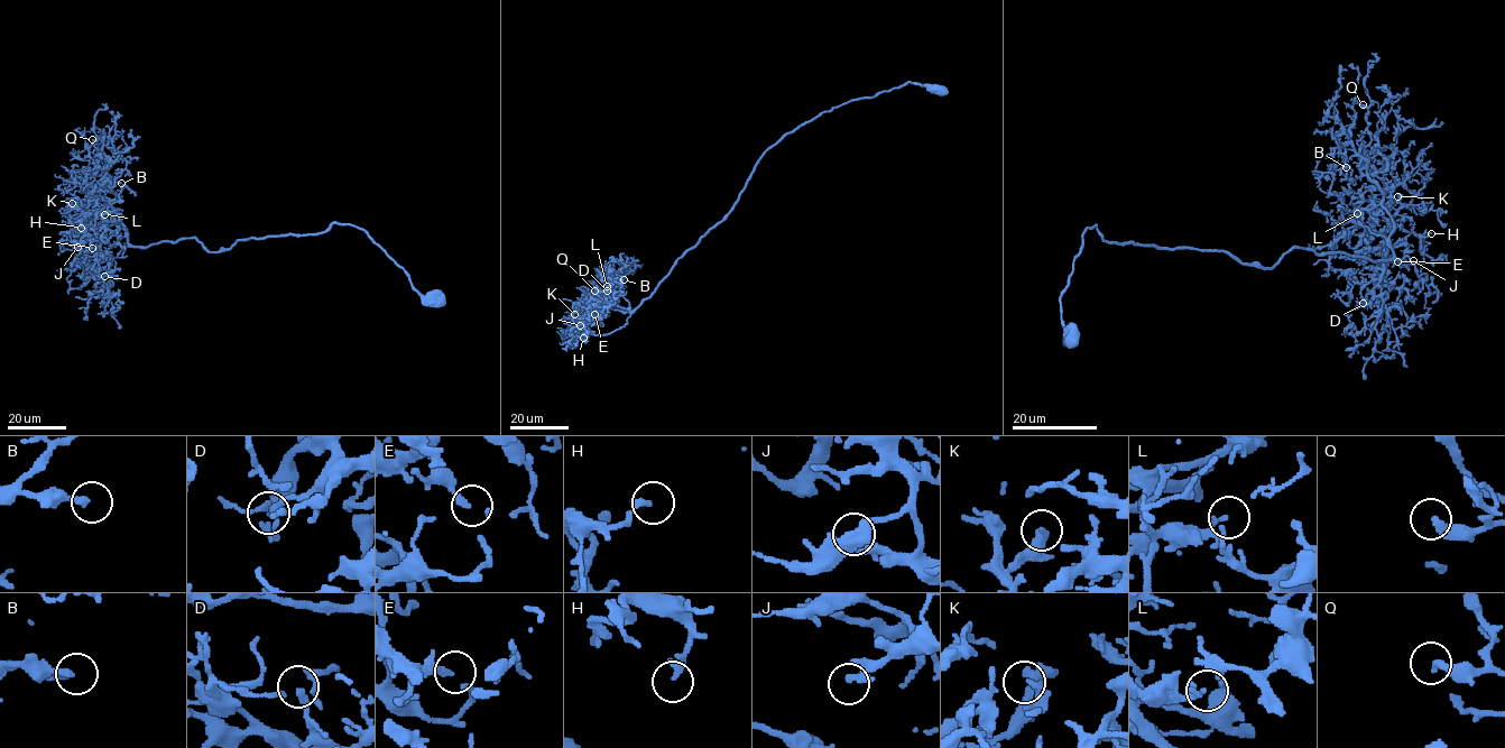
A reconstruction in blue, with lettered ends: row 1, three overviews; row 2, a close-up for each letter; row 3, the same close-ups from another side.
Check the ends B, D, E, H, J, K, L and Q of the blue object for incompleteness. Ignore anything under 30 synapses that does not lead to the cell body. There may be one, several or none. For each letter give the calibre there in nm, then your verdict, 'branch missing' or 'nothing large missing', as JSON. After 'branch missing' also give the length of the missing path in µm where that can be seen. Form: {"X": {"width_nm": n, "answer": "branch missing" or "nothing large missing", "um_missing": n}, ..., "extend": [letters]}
{"B": {"width_nm": 200, "answer": "nothing large missing"}, "D": {"width_nm": 120, "answer": "nothing large missing"}, "E": {"width_nm": 120, "answer": "nothing large missing"}, "H": {"width_nm": 220, "answer": "nothing large missing"}, "J": {"width_nm": 150, "answer": "branch missing", "um_missing": 10}, "K": {"width_nm": 320, "answer": "nothing large missing"}, "L": {"width_nm": 130, "answer": "nothing large missing"}, "Q": {"width_nm": 320, "answer": "nothing large missing"}, "extend": ["J"]}

